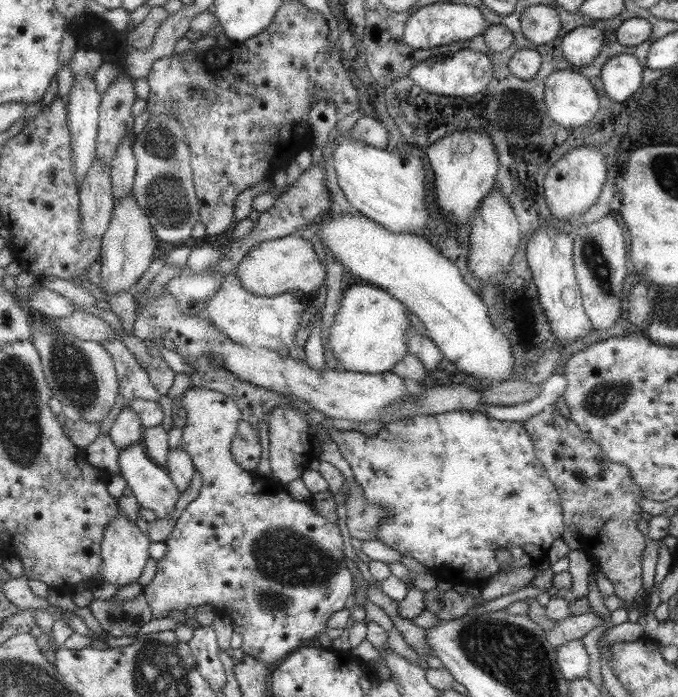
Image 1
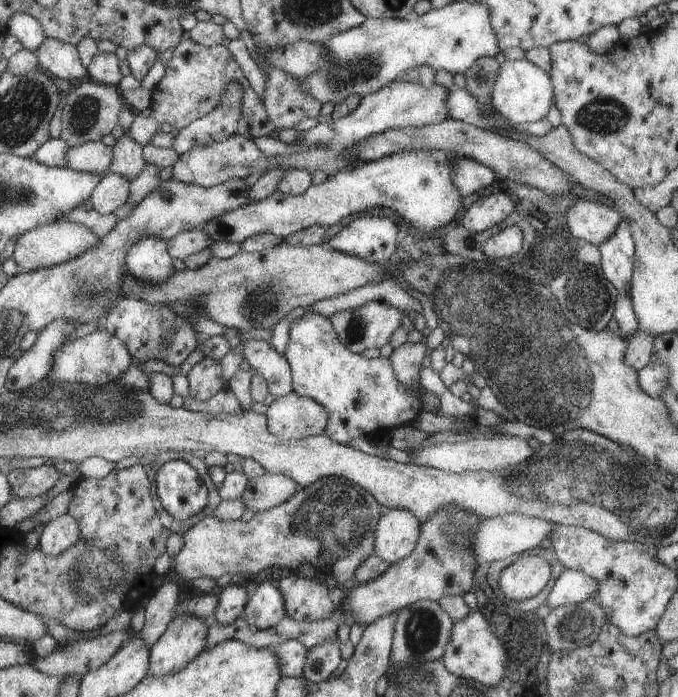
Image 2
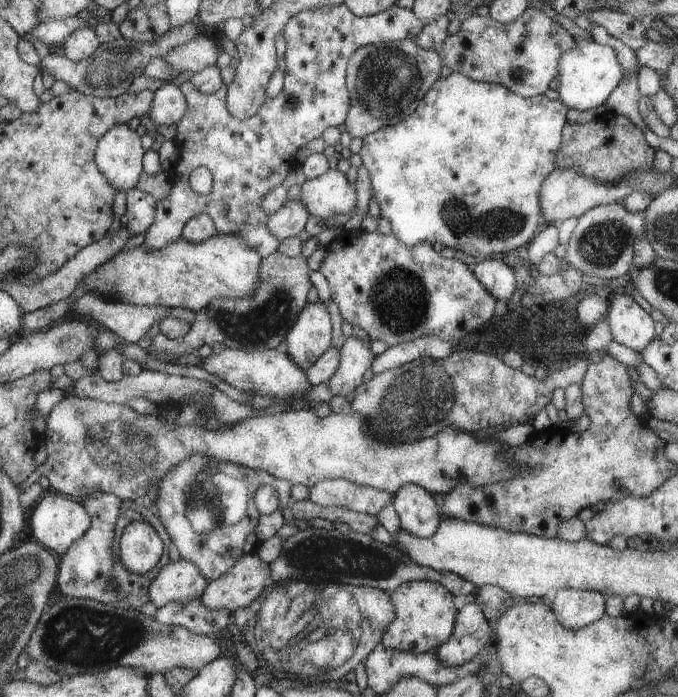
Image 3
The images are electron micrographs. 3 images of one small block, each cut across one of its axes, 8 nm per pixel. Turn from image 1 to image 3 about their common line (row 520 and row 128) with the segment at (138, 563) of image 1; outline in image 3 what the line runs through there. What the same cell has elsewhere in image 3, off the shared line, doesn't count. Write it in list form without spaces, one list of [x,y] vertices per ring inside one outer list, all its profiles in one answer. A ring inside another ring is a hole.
[[[121,123],[112,126],[98,141],[94,161],[115,190],[126,192],[137,186],[143,155],[139,136]]]

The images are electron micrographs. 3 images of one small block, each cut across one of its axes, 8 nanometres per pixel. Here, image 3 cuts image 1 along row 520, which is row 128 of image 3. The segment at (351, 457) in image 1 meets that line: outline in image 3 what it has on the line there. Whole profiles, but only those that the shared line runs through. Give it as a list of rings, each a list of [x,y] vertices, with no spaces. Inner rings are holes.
[[[452,72],[447,77],[439,78],[429,90],[426,90],[416,110],[405,120],[378,128],[362,138],[358,153],[361,155],[362,165],[370,174],[371,200],[377,205],[380,216],[389,220],[390,232],[404,245],[411,246],[421,241],[429,241],[431,244],[437,243],[443,248],[461,250],[465,254],[479,258],[498,257],[502,253],[517,249],[531,240],[538,225],[542,222],[540,190],[546,177],[557,166],[557,152],[559,145],[562,144],[562,129],[566,124],[567,109],[561,101],[549,100],[545,95],[523,97],[503,85],[475,81],[461,73]]]

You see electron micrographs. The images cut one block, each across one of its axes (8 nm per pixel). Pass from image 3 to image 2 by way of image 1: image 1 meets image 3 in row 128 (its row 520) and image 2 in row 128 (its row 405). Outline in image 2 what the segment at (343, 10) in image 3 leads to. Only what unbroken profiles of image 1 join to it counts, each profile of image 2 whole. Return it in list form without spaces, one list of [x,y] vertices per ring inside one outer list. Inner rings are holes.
[[[236,83],[229,84],[218,106],[205,117],[179,129],[170,148],[179,156],[194,148],[219,143],[236,134],[237,122],[241,118],[241,96],[241,88]]]

